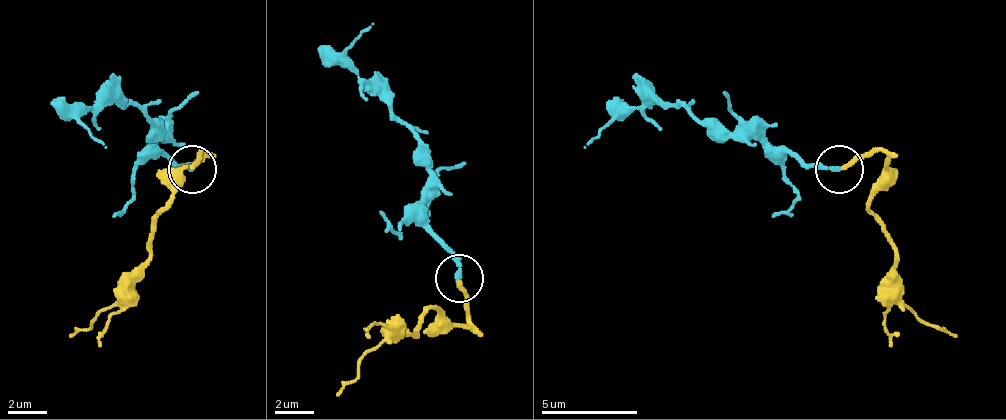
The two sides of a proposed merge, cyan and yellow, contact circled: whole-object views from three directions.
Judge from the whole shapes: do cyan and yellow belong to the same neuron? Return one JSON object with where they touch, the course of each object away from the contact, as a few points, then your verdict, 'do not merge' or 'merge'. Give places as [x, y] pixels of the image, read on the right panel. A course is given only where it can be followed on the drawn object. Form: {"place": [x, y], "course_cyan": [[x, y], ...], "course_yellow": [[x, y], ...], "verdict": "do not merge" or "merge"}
{"place": [839, 169], "course_cyan": [[838, 168], [814, 168], [766, 148], [756, 139], [713, 134], [679, 105], [641, 105], [607, 124], [583, 148]], "course_yellow": [[843, 168], [857, 158], [886, 158], [871, 211], [891, 244], [895, 268], [895, 297], [919, 321], [958, 336]], "verdict": "merge"}

